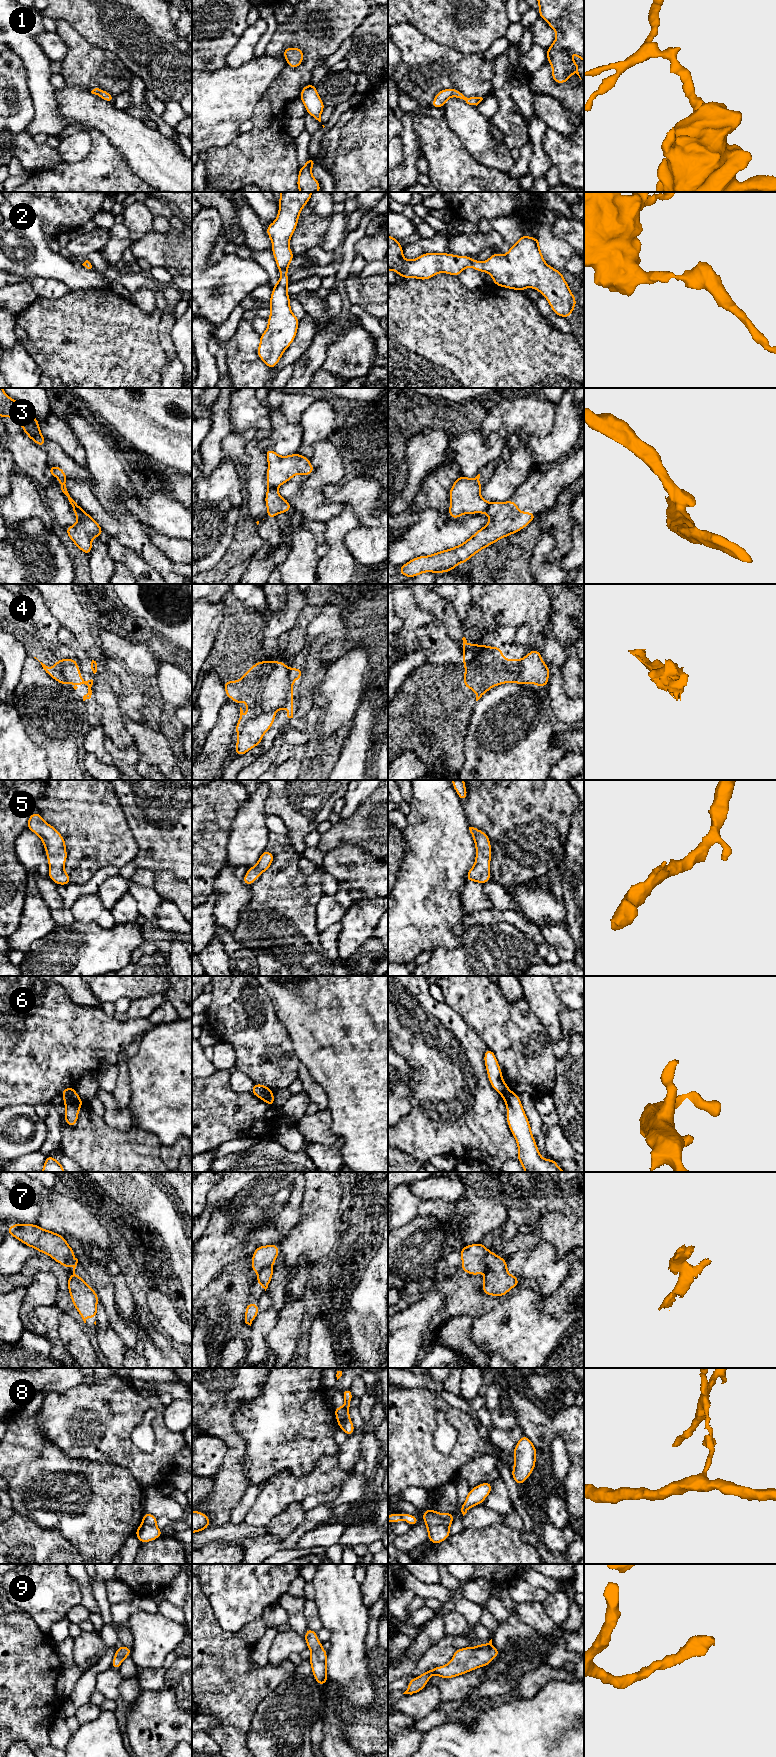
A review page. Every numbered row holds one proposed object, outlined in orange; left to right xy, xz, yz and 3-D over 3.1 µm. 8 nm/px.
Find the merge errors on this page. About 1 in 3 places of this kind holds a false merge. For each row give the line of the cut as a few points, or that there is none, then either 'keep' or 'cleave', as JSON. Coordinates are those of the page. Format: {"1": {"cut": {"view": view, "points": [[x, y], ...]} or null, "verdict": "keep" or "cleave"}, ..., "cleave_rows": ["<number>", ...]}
{"1": {"cut": null, "verdict": "keep"}, "2": {"cut": null, "verdict": "keep"}, "3": {"cut": {"view": "xy", "points": [[72, 506], [78, 506], [82, 510]]}, "verdict": "cleave"}, "4": {"cut": {"view": "xz", "points": [[274, 711], [262, 713], [250, 719], [238, 732]]}, "verdict": "cleave"}, "5": {"cut": null, "verdict": "keep"}, "6": {"cut": {"view": "xy", "points": [[74, 1090], [64, 1098]]}, "verdict": "cleave"}, "7": {"cut": {"view": "yz", "points": [[489, 1251], [483, 1263]]}, "verdict": "cleave"}, "8": {"cut": {"view": "yz", "points": [[426, 1523], [430, 1525], [443, 1524], [448, 1527]]}, "verdict": "cleave"}, "9": {"cut": null, "verdict": "keep"}, "cleave_rows": ["3", "4", "6", "7", "8"]}

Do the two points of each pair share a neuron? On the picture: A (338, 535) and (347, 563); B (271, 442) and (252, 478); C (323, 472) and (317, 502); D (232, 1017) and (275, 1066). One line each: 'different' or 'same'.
A: same
B: different
C: different
D: same

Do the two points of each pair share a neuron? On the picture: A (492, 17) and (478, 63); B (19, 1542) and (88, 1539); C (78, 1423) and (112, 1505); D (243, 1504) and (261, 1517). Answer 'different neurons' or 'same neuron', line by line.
A: different neurons
B: different neurons
C: different neurons
D: different neurons

